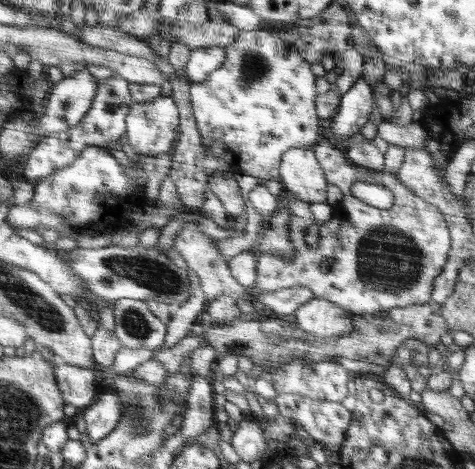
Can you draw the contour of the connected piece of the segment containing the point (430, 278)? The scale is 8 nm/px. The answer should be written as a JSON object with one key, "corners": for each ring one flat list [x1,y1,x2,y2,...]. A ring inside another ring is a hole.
{"corners":[[331,140,315,144,314,154,324,172,327,183,336,184,344,195,342,200,342,210,344,210,342,216,344,218,338,218,340,226,330,222,330,226,334,226,334,228,320,228,320,240,316,242,316,248,310,250,305,236,309,226,315,222,312,222,312,218,306,218,306,212,292,210,289,228,295,256,290,260,280,260,267,253,259,254,256,264,257,277,253,290,276,292,276,290,296,285,306,286,315,297,330,300,334,305,340,306,354,315,366,312,375,314,380,310,403,308,431,301,430,294,434,288,434,278,442,272,442,266,446,264,451,250,451,235,442,212,435,205,425,202,407,190,394,173,368,169,351,163,346,157,345,151,336,147],[356,182,380,184,388,188,395,199,394,205,388,209,380,209,355,198,350,187]]}

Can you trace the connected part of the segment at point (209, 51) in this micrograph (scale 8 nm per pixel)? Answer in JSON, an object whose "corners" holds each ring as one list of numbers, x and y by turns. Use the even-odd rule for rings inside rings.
{"corners":[[220,47,194,49,186,64,187,77,192,83,204,82,212,71,224,63,225,56,225,50]]}

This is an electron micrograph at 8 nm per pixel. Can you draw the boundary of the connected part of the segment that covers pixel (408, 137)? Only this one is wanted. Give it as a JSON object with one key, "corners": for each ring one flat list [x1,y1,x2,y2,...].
{"corners":[[382,121,377,126,377,135,388,144,396,144,405,149,424,149,426,142,426,128,422,122,409,122,404,126,396,126,388,121]]}

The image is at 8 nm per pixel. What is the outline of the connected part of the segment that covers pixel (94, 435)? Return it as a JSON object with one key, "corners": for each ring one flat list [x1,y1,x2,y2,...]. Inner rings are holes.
{"corners":[[104,392,87,407,84,412,84,419,86,422,86,432,88,438,92,440,92,444,102,440,105,436,108,436,120,415,122,415,122,400,118,398,116,392]]}

